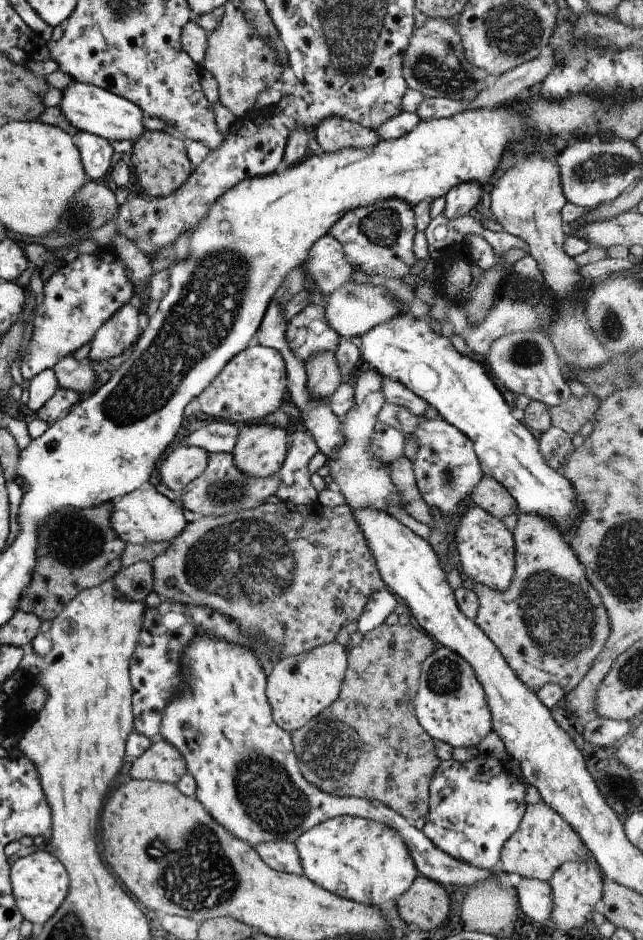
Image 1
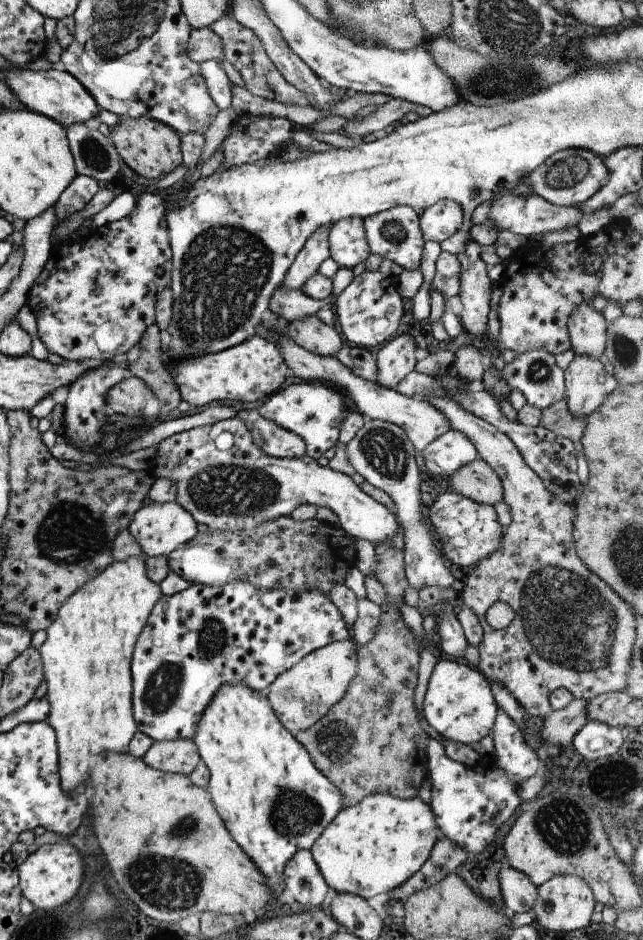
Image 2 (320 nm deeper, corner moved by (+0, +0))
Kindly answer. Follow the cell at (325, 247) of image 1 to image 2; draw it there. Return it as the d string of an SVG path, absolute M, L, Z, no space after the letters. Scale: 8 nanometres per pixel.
M345 217L334 222L329 229L328 251L339 267L353 268L369 256L361 217Z

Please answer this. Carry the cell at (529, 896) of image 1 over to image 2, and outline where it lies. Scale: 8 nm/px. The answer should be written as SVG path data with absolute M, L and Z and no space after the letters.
M504 863L498 872L498 883L503 909L509 914L532 911L537 891L525 874Z

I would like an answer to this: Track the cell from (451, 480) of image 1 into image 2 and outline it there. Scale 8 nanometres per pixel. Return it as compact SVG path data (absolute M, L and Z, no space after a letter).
M449 429L427 443L421 455L427 472L441 479L477 458L478 452L462 432Z

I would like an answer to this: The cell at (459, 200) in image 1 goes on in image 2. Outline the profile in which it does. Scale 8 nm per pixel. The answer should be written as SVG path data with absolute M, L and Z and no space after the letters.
M452 200L434 202L418 216L418 225L424 241L440 243L461 228L461 207Z

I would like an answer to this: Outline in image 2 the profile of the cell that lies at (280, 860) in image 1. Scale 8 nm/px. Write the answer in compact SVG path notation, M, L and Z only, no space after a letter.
M299 849L286 862L283 869L284 888L291 892L299 907L323 906L329 887L323 880L312 854Z

